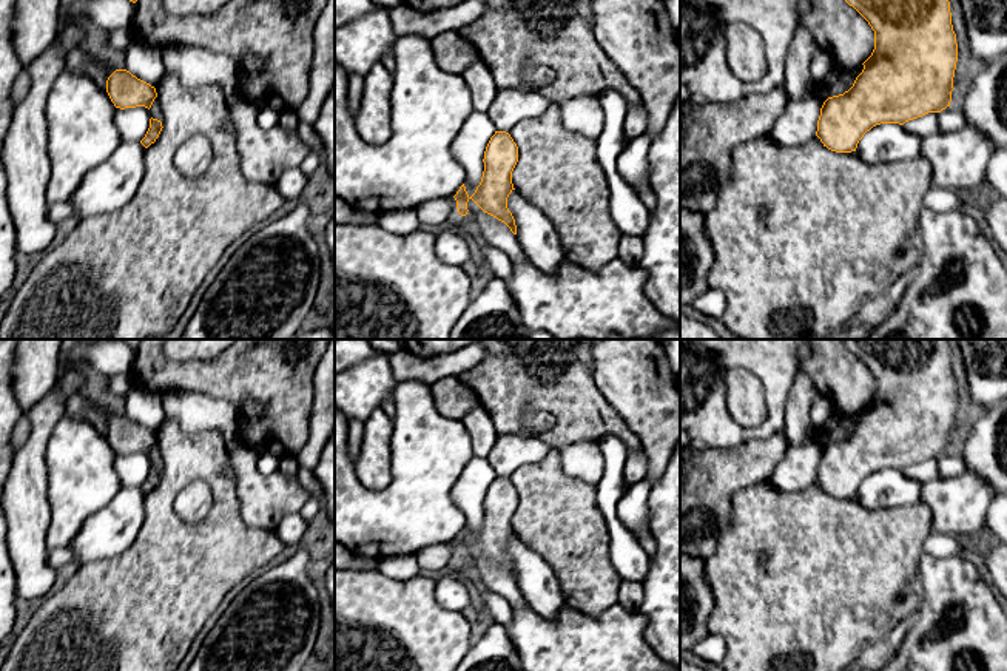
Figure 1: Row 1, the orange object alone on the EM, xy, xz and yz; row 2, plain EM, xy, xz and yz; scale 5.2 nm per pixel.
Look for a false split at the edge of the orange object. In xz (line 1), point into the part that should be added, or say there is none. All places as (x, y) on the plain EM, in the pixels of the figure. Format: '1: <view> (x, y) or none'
1: xz (580, 460)

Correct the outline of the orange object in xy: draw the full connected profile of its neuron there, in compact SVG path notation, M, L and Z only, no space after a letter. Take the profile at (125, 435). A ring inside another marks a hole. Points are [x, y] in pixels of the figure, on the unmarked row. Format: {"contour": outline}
{"contour": "M116 415L106 426L106 438L116 454L145 452L150 455L150 474L140 489L145 494L154 489L163 474L163 457L156 433L126 415Z"}

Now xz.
{"contour": "M497 435L497 441L487 455L497 477L484 497L481 528L472 541L467 540L464 529L453 541L461 561L467 560L467 548L472 545L484 558L504 568L517 580L515 565L507 554L507 543L515 535L512 517L518 507L518 492L509 477L521 466L540 463L551 450L560 455L561 469L569 477L591 484L601 480L603 463L594 443L554 447L538 438Z"}

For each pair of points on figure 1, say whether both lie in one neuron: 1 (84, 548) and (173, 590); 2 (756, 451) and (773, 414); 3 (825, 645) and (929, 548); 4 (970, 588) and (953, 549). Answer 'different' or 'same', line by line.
1: different
2: different
3: different
4: different

